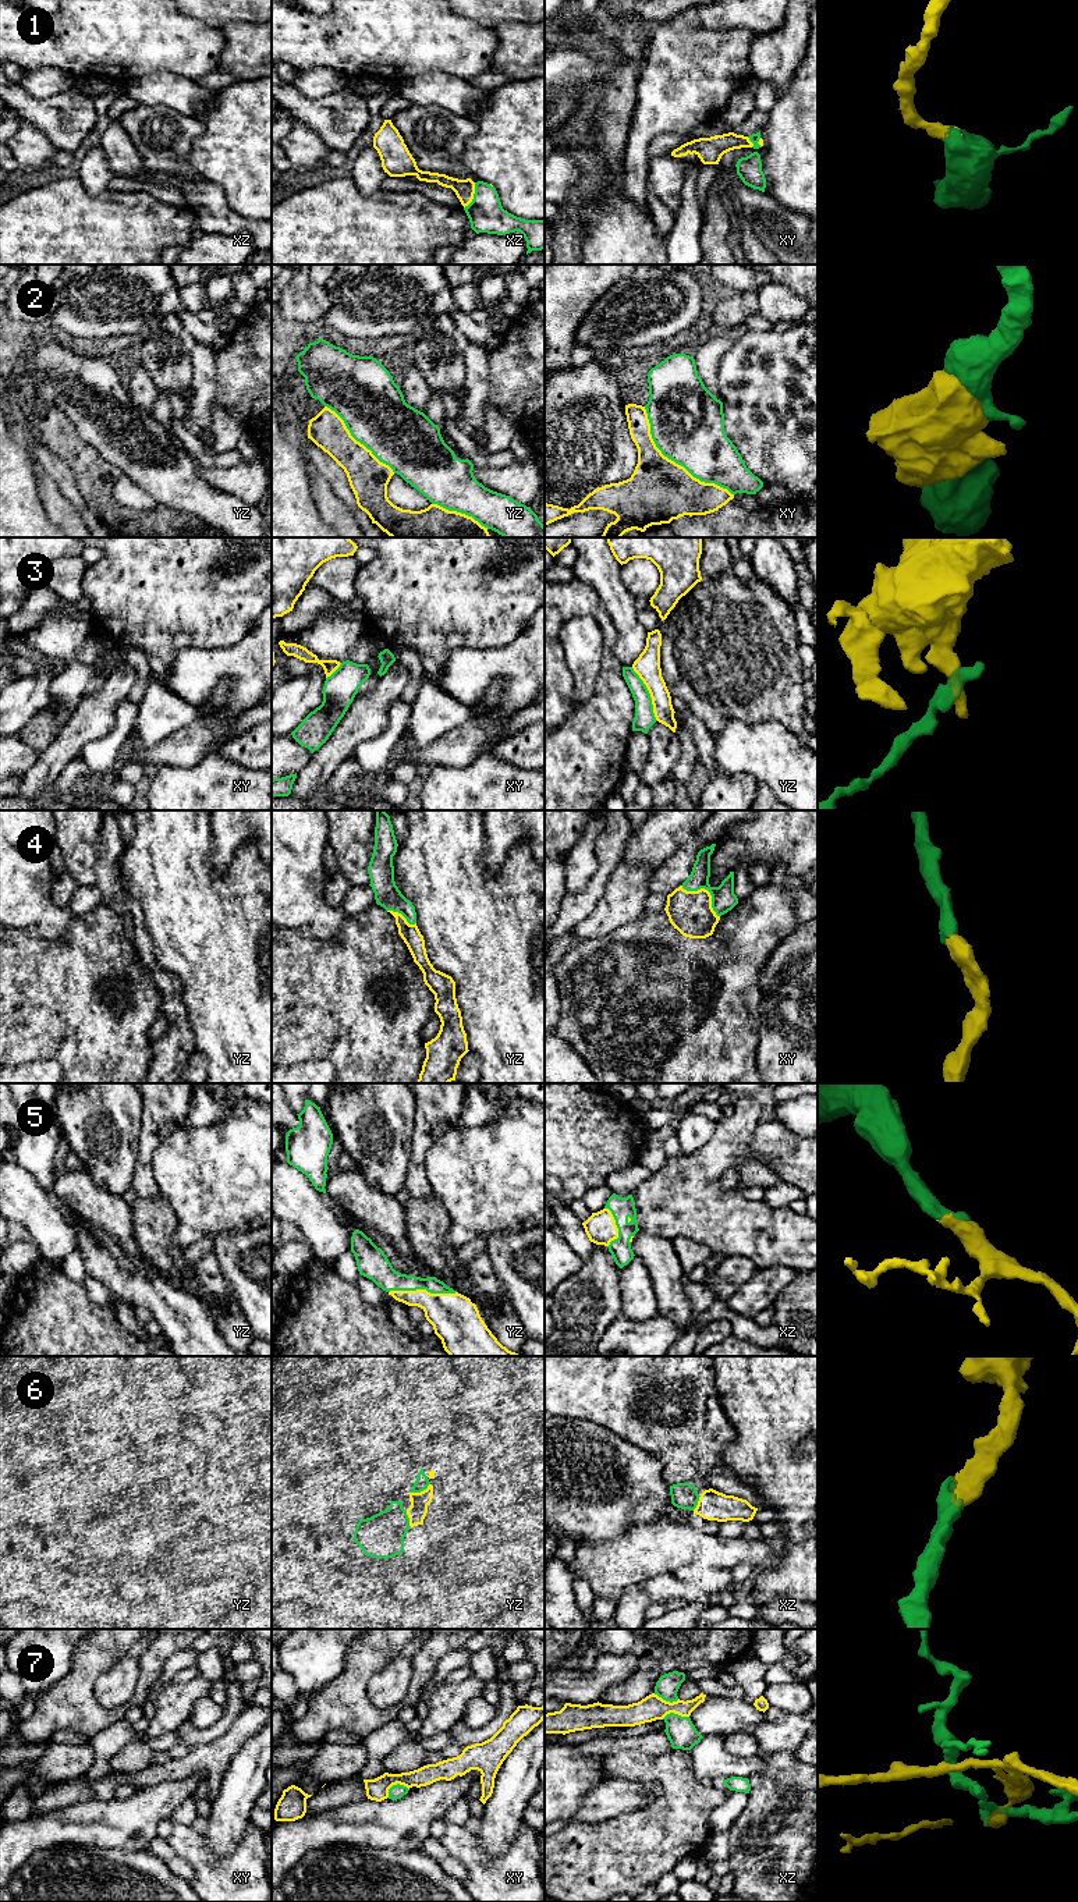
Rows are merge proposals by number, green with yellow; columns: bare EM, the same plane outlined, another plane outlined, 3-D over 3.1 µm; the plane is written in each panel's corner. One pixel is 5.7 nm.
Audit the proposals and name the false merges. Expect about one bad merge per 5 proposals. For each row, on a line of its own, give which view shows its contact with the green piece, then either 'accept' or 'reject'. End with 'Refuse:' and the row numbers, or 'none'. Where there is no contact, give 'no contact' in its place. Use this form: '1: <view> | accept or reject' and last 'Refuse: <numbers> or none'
1: xz | accept
2: xy | reject
3: yz | reject
4: xy | accept
5: yz | accept
6: yz | accept
7: xy | reject
Refuse: 2, 3, 7

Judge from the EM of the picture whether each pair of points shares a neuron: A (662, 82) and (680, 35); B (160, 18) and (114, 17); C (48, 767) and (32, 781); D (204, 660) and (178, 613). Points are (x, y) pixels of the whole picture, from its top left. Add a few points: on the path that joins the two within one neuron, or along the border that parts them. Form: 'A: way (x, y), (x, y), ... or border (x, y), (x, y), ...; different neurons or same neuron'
A: way (673, 71), (680, 64), (680, 46); same neuron
B: way (149, 18), (126, 18); same neuron
C: way (43, 772), (36, 779); same neuron
D: border (229, 645), (184, 648), (169, 666); different neurons

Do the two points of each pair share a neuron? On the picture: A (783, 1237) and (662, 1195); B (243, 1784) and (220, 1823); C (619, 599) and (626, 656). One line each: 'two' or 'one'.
A: one
B: one
C: one

